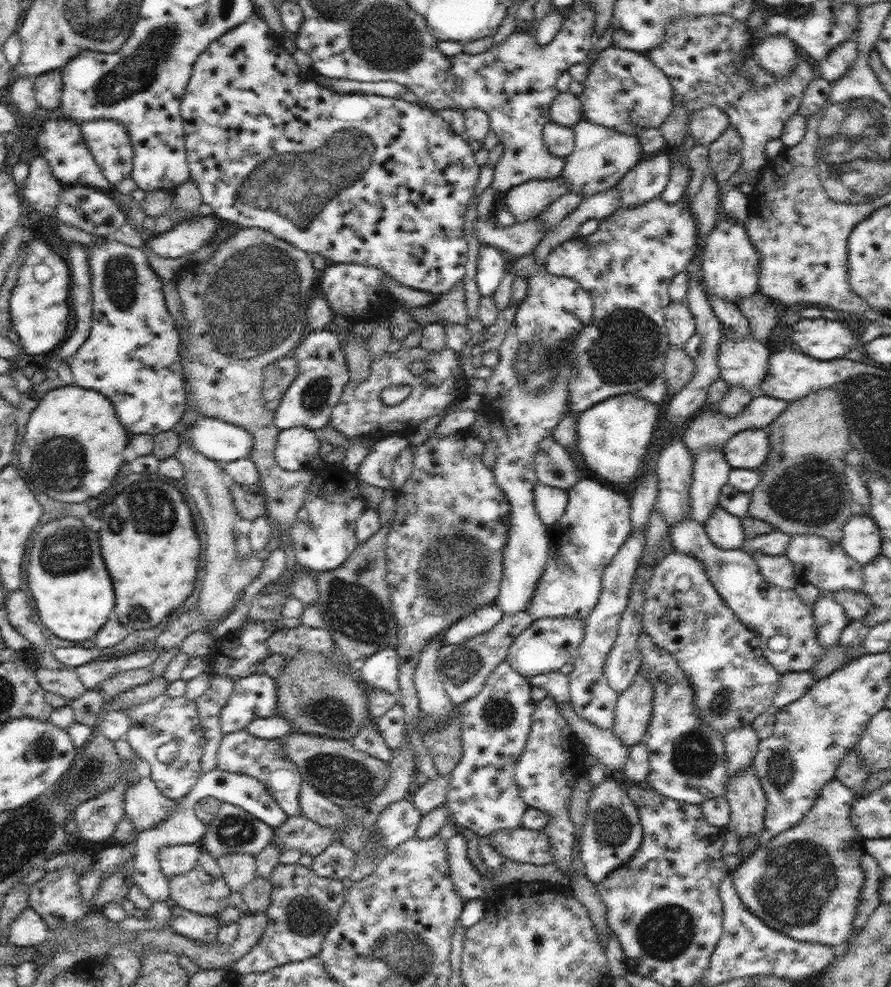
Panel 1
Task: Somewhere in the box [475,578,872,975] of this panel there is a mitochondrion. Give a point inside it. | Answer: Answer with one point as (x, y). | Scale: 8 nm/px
(799, 880)

